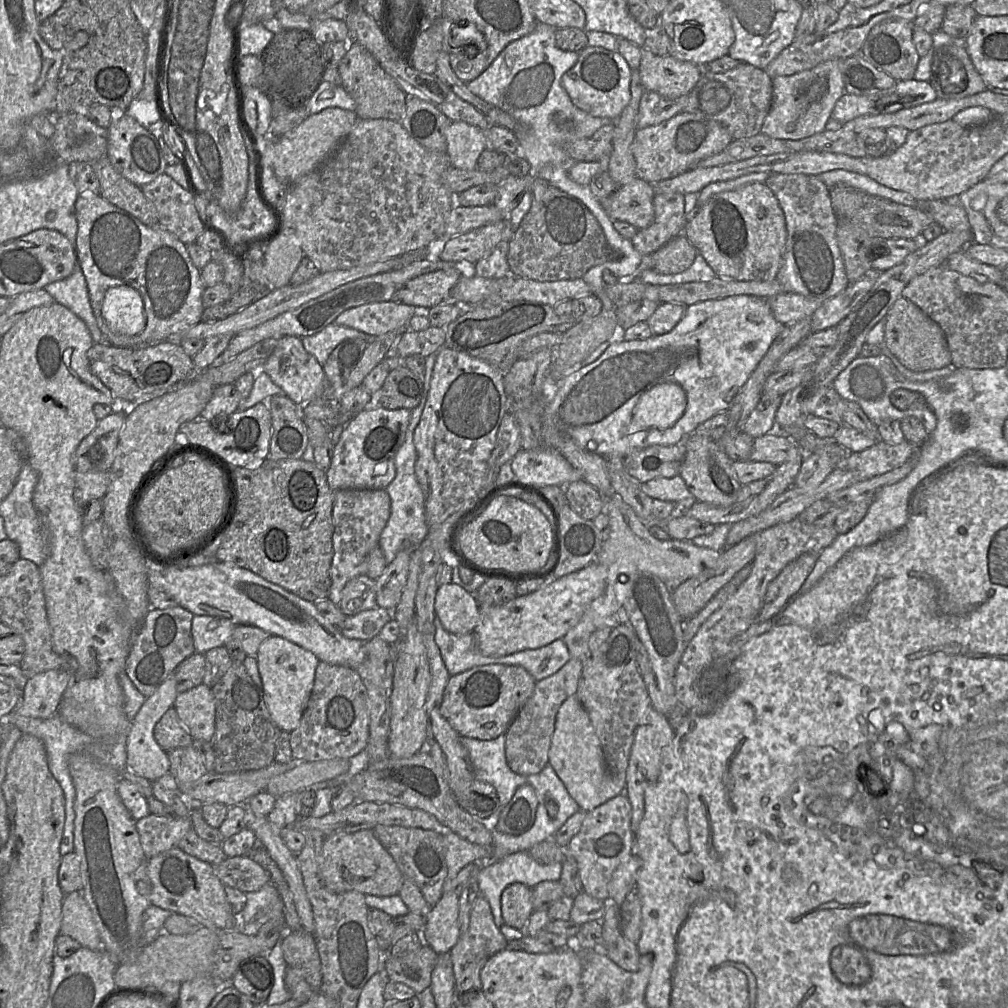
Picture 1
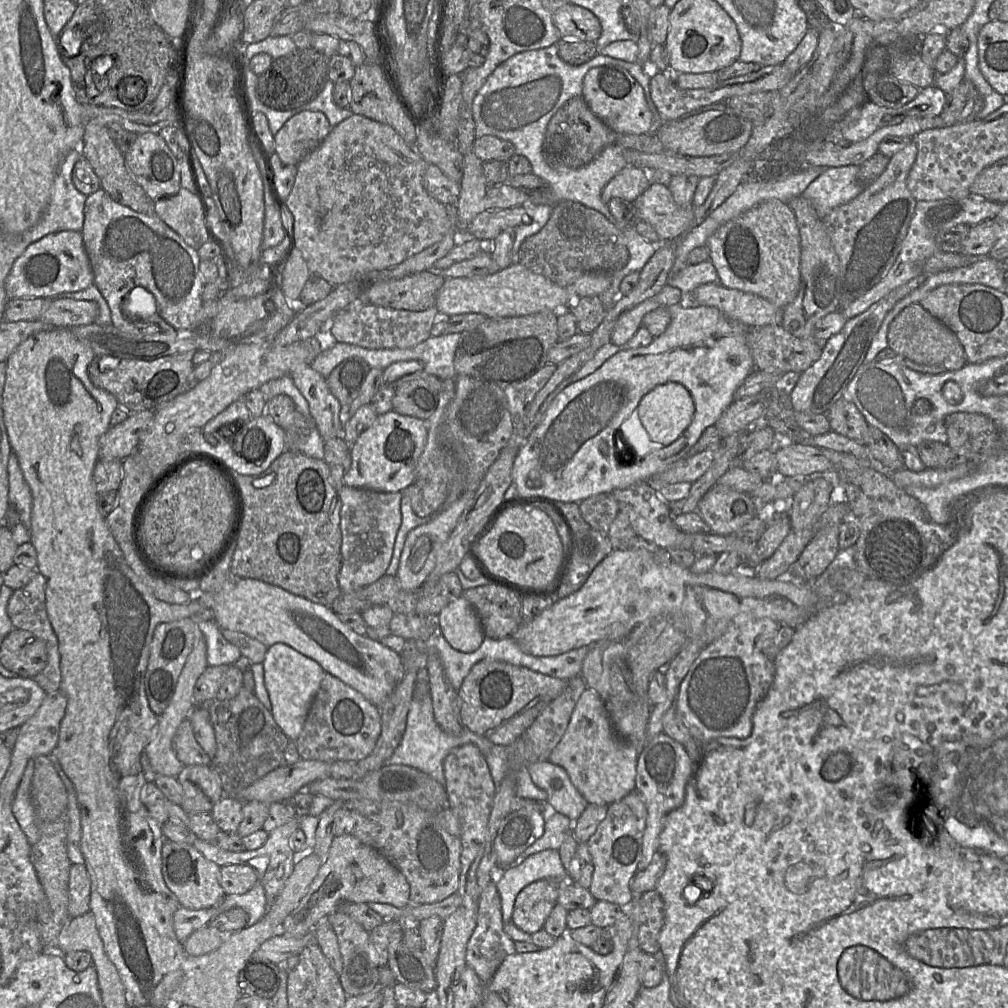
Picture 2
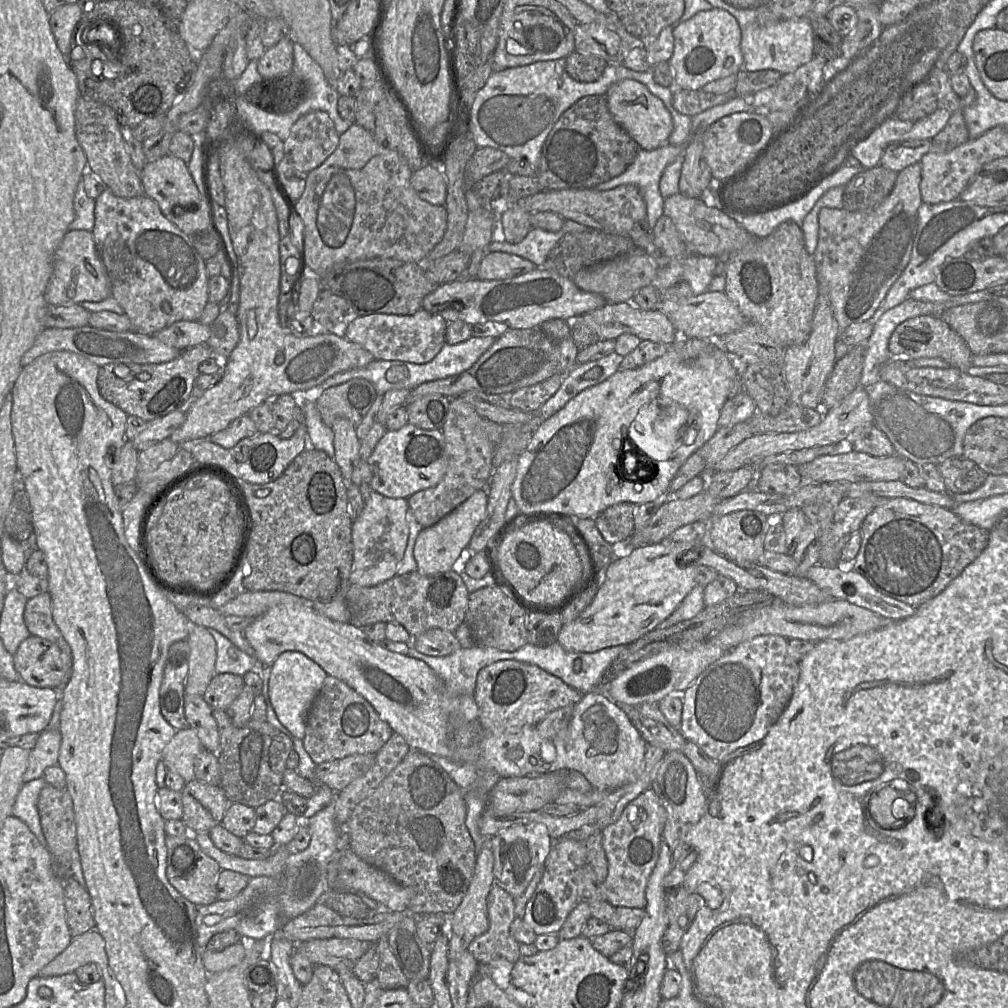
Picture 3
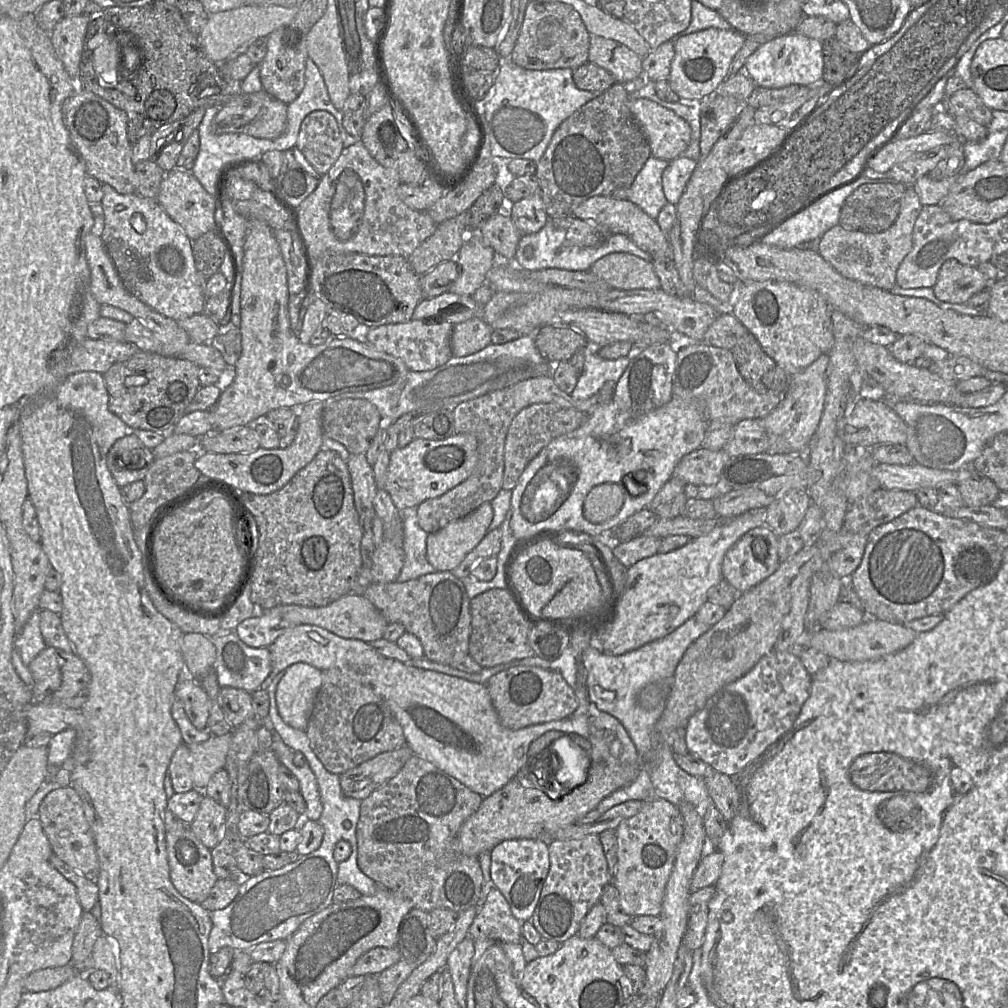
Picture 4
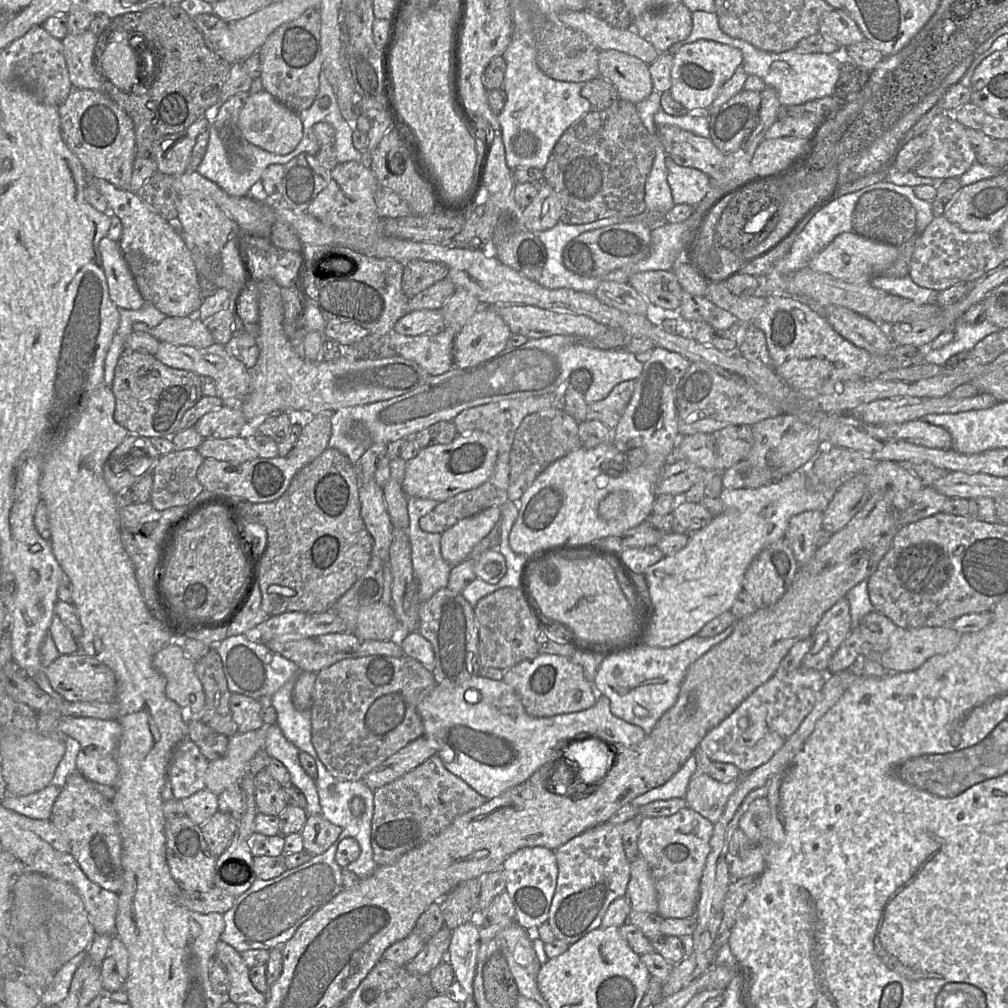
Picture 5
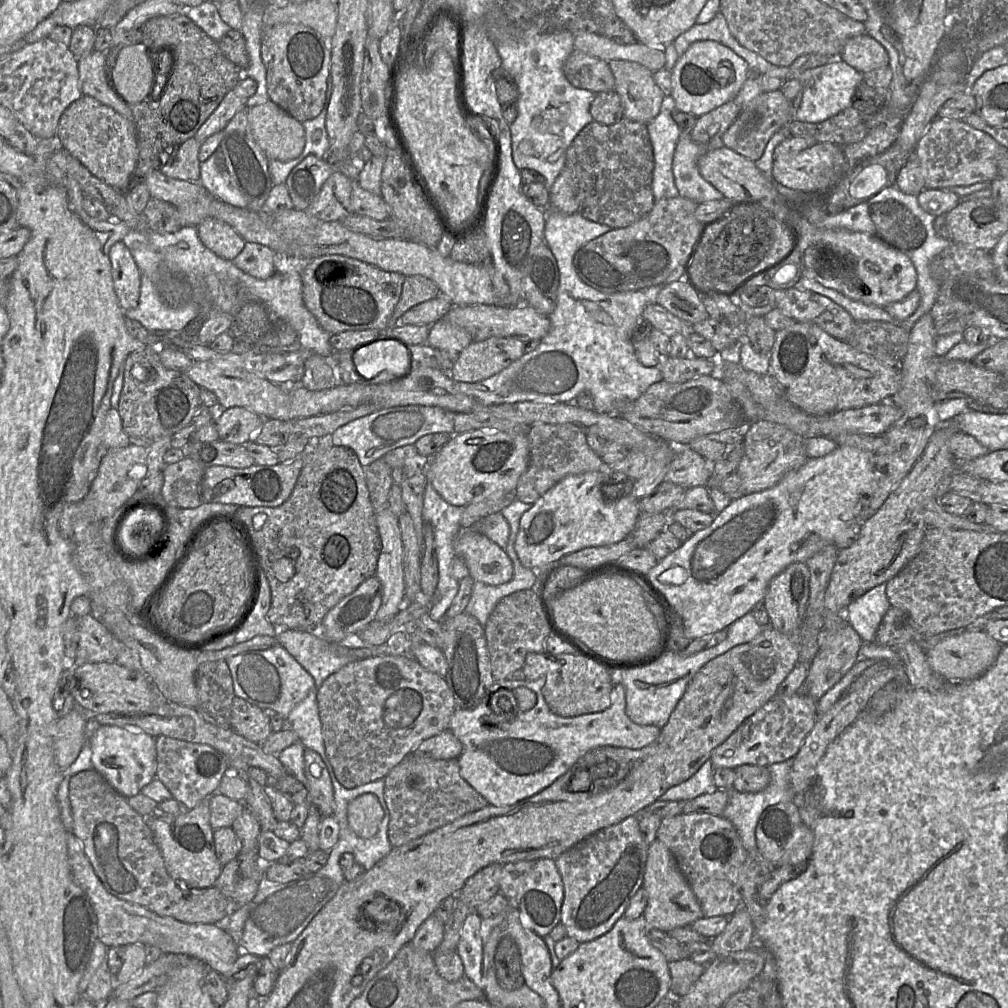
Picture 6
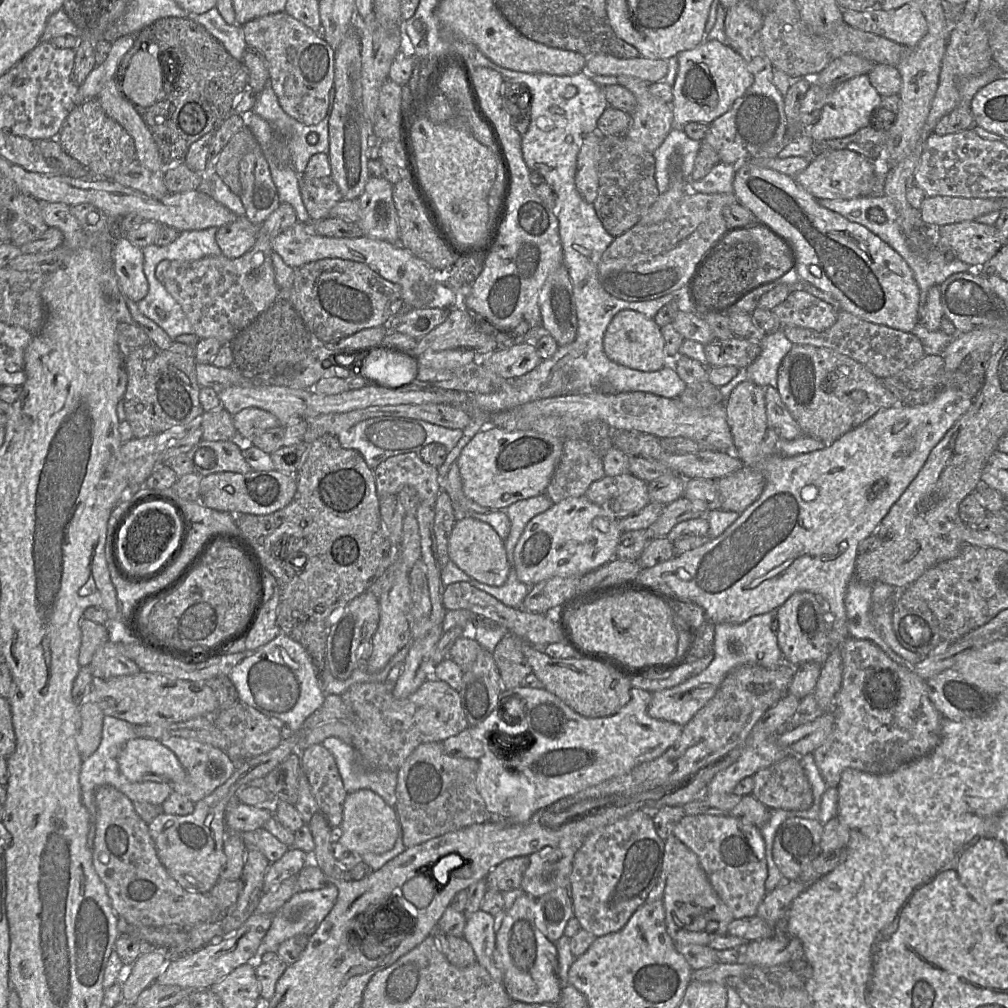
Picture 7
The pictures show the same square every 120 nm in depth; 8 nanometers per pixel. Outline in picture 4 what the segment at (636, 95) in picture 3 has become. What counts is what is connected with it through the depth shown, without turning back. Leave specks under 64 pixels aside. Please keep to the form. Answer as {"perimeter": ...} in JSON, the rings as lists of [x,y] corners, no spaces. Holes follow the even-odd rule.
{"perimeter":[[[629,98],[629,109],[643,131],[652,156],[672,162],[687,149],[689,124],[672,110],[647,98]]]}

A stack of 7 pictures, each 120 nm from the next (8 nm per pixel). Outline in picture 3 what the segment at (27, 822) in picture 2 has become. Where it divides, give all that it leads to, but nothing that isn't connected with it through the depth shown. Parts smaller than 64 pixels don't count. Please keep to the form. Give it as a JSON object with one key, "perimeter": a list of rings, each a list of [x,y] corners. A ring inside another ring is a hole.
{"perimeter":[[[43,777],[25,782],[13,806],[13,815],[22,820],[44,846],[47,846],[47,842],[42,832],[37,803],[46,784]]]}

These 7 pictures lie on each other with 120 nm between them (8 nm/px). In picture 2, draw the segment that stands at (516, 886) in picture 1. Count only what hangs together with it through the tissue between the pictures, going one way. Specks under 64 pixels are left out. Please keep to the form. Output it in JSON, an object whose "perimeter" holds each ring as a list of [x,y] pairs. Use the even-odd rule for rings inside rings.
{"perimeter":[[[550,880],[527,885],[516,897],[511,921],[530,935],[542,930],[557,904],[558,894],[559,883]]]}

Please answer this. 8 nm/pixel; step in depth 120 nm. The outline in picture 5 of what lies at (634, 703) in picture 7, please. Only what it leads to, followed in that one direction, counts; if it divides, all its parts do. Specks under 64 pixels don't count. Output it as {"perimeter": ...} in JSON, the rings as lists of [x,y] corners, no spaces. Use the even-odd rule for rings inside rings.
{"perimeter":[[[474,676],[452,688],[437,685],[418,703],[417,711],[424,726],[424,736],[436,742],[437,756],[444,766],[486,800],[525,782],[540,767],[551,762],[559,763],[572,743],[586,737],[600,737],[613,749],[614,746],[633,747],[647,736],[641,727],[616,717],[610,710],[609,699],[604,695],[598,694],[595,705],[583,711],[551,717],[533,717],[526,712],[519,696],[510,685],[503,680],[481,676]]]}

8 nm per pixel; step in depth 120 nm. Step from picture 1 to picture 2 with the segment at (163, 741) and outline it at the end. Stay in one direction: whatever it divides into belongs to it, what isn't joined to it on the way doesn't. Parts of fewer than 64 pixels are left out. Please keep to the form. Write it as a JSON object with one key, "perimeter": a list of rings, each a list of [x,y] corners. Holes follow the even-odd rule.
{"perimeter":[[[189,719],[179,725],[173,738],[173,748],[184,766],[211,765],[212,759],[197,742]]]}

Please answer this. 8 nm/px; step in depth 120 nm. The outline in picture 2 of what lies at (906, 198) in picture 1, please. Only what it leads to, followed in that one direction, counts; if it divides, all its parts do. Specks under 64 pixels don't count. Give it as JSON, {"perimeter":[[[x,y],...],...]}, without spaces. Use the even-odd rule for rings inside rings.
{"perimeter":[[[855,165],[829,167],[808,186],[802,195],[812,203],[819,215],[823,217],[834,208],[858,197],[864,191],[865,186],[858,179],[859,167]]]}

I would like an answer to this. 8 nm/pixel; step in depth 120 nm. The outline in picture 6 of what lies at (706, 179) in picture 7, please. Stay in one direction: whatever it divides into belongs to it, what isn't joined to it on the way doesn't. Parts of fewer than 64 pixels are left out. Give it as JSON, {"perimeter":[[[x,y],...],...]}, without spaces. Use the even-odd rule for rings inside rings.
{"perimeter":[[[683,132],[676,145],[672,171],[674,182],[681,197],[697,203],[722,200],[724,195],[709,183],[699,172],[698,161],[708,149],[722,147],[721,139],[714,139],[708,145],[695,142],[689,132]]]}

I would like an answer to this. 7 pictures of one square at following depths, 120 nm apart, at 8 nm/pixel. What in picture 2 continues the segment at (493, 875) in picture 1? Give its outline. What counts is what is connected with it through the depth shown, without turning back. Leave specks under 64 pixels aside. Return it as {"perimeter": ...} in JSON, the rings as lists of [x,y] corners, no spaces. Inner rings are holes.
{"perimeter":[[[547,849],[531,854],[498,872],[494,883],[500,894],[504,925],[512,918],[519,892],[527,885],[540,880],[550,880],[555,883],[570,881],[558,850]]]}

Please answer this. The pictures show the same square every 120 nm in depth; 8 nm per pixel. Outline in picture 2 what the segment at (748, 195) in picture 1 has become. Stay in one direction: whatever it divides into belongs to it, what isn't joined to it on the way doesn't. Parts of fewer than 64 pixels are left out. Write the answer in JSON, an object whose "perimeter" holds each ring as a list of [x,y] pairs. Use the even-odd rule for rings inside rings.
{"perimeter":[[[771,198],[722,224],[706,241],[718,283],[763,297],[783,309],[797,295],[800,278],[800,233],[787,203]]]}

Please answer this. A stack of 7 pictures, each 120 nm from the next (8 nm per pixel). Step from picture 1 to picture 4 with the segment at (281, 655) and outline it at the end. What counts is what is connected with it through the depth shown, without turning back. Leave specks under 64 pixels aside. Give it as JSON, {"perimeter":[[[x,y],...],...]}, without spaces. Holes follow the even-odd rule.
{"perimeter":[[[295,663],[284,670],[276,689],[276,704],[286,724],[306,730],[321,683],[322,671],[307,663]]]}

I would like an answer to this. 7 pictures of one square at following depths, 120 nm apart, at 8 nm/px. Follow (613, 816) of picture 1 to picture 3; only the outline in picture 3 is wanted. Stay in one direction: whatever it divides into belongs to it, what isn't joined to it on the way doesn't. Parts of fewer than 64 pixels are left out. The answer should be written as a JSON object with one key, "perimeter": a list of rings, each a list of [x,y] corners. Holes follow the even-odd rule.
{"perimeter":[[[648,789],[625,807],[616,822],[603,829],[602,844],[608,863],[603,887],[606,901],[614,907],[645,908],[646,887],[660,857],[666,820],[667,813],[659,797]]]}

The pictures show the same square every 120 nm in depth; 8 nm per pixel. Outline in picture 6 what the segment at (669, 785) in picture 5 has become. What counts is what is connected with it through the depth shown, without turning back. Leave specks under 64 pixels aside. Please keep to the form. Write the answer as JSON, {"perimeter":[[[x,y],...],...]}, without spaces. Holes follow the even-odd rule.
{"perimeter":[[[707,761],[688,780],[668,789],[659,800],[687,801],[714,791],[716,787],[713,782],[713,770],[712,762]]]}

